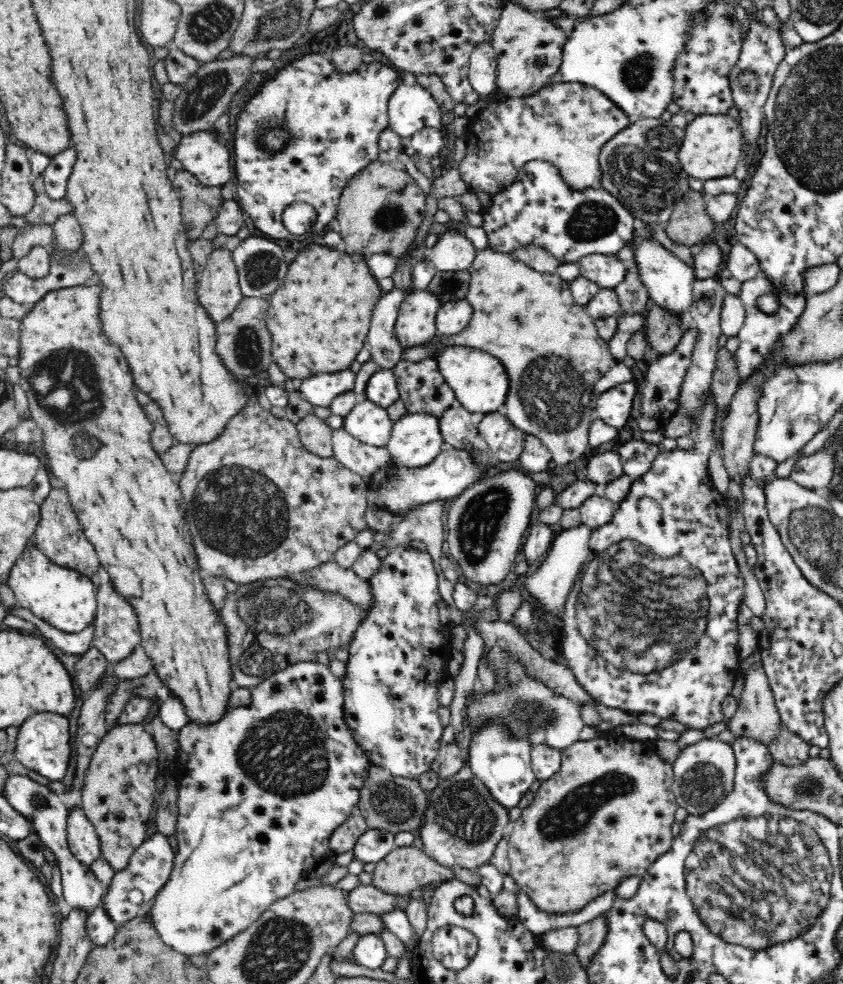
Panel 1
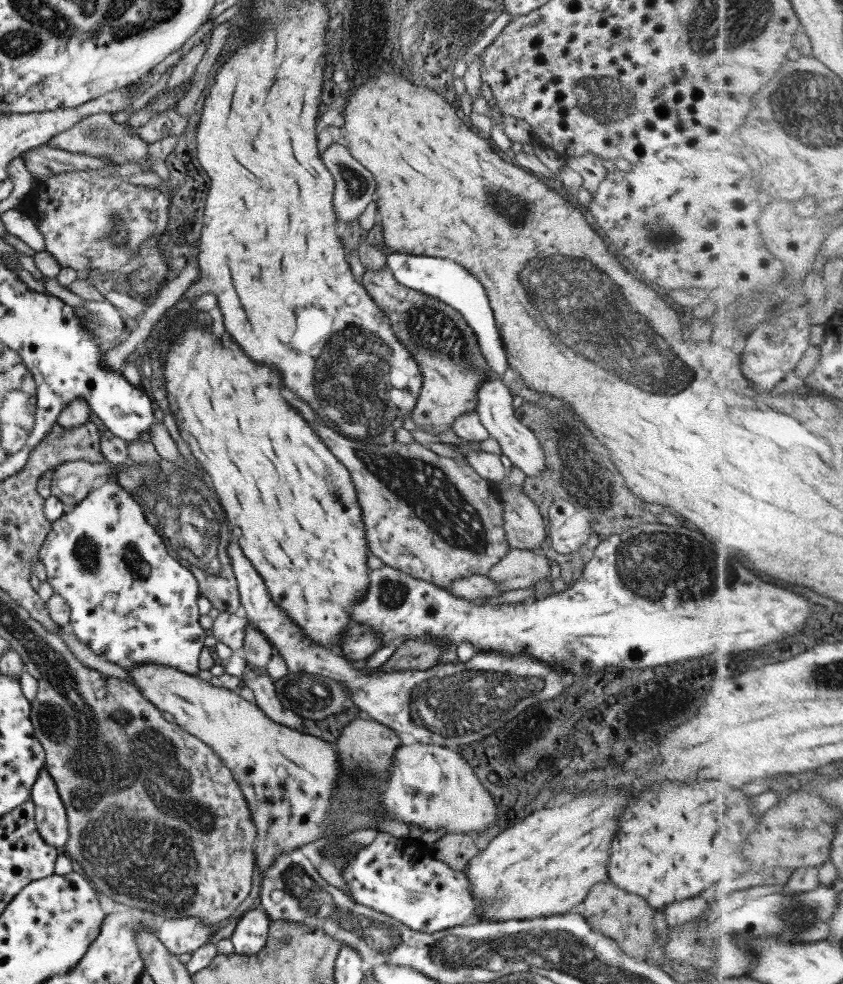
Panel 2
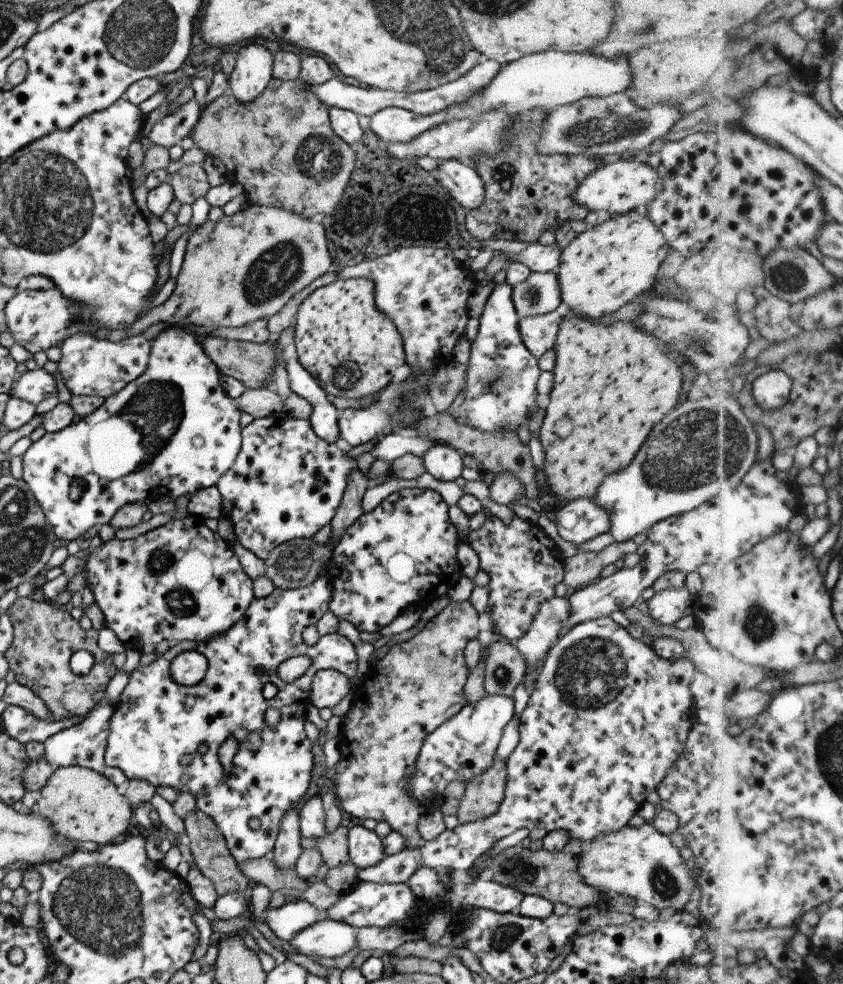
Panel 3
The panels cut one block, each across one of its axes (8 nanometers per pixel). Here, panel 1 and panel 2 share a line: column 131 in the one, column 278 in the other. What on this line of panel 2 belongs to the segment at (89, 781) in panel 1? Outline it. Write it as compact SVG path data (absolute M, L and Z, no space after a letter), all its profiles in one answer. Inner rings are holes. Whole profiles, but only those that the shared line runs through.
M140 665L126 671L141 696L155 708L169 712L173 723L205 742L229 768L255 824L253 854L259 878L281 852L297 850L335 832L333 804L339 794L337 780L342 778L341 761L329 742L273 722L237 692L211 686L197 675L158 665Z

